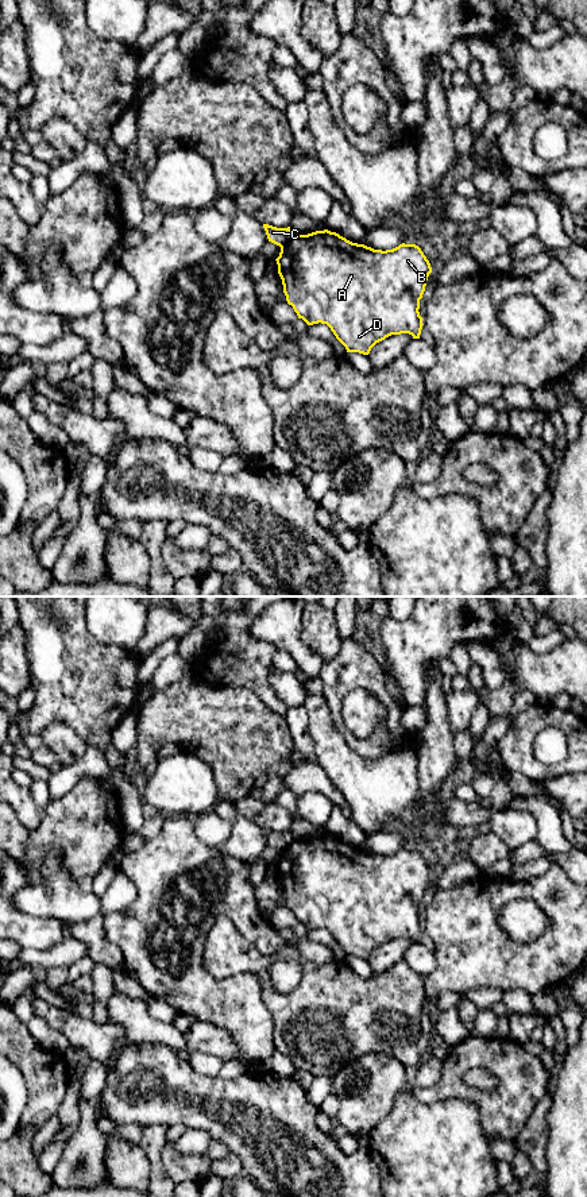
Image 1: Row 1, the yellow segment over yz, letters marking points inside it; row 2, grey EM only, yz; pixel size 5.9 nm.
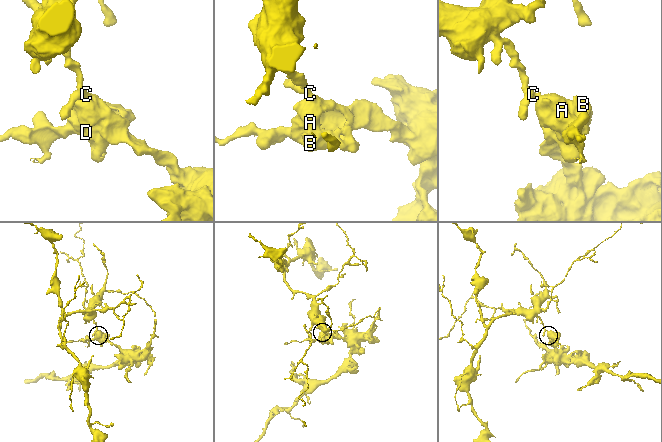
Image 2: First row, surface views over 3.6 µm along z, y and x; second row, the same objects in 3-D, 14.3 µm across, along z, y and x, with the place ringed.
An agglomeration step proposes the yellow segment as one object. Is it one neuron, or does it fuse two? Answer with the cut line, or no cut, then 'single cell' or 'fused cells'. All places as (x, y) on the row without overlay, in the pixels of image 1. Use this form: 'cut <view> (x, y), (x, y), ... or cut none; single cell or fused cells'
cut yz (294, 840), (281, 852); fused cells

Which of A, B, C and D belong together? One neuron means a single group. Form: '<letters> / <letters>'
A B D / C

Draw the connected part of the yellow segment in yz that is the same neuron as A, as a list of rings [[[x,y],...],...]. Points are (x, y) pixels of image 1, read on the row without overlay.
[[[324,834],[308,839],[294,839],[281,852],[275,865],[286,906],[293,911],[298,923],[308,930],[327,928],[347,957],[368,959],[376,947],[391,939],[409,938],[413,943],[420,943],[424,930],[418,916],[420,904],[432,872],[418,850],[402,847],[393,854],[374,854]]]

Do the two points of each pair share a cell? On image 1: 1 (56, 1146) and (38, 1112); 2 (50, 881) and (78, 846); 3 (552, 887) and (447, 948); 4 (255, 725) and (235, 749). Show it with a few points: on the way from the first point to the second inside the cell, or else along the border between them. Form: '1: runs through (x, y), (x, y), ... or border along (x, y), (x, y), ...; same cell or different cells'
1: border along (68, 1084), (65, 1100), (56, 1114); different cells
2: border along (42, 856), (56, 849), (62, 865), (77, 881); different cells
3: runs through (526, 889), (505, 889), (472, 922); same cell
4: runs through (250, 730), (239, 744); same cell

